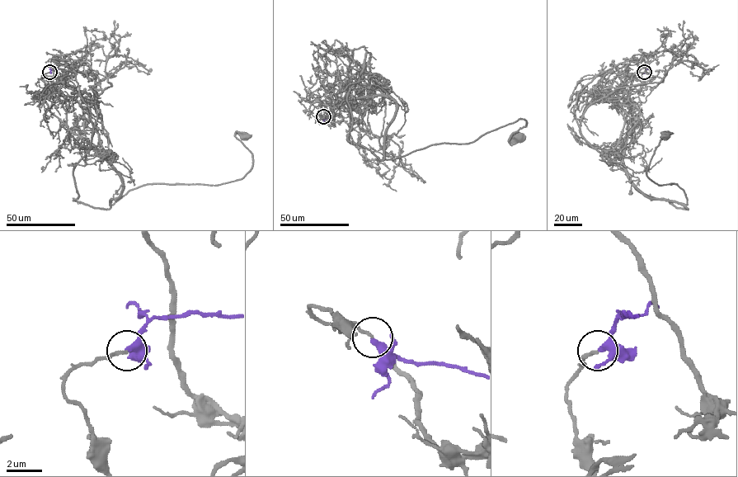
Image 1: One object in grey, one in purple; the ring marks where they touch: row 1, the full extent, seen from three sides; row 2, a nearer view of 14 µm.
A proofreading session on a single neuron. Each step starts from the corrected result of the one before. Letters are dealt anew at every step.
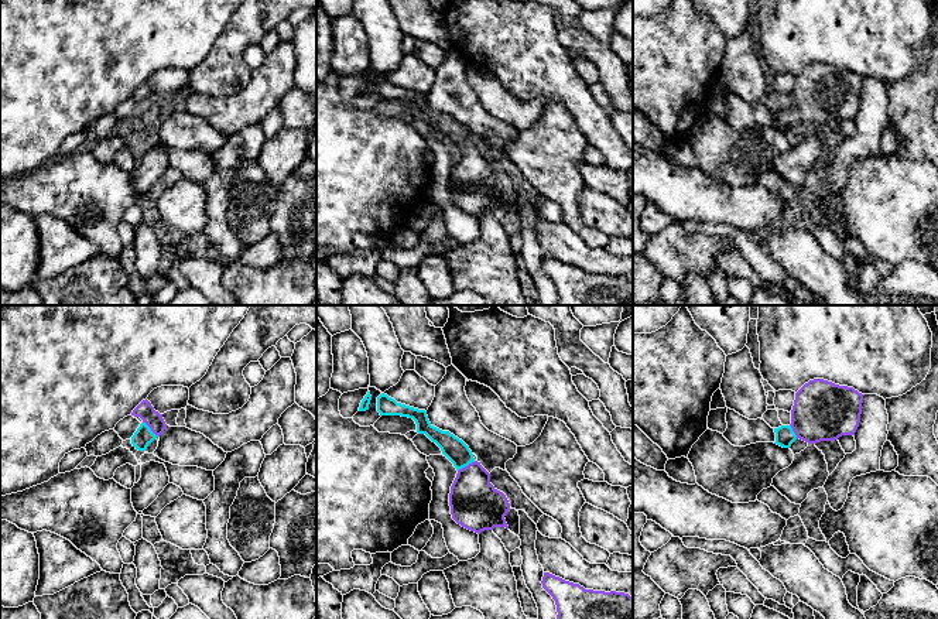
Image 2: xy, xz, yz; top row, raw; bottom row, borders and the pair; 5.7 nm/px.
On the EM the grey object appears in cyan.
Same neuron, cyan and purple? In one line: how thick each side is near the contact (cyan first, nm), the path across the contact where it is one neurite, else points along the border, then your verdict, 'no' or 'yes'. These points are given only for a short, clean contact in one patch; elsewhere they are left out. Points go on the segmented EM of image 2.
100/100 nm | across xy (143, 435), (150, 430), (150, 417), (144, 410) | yes

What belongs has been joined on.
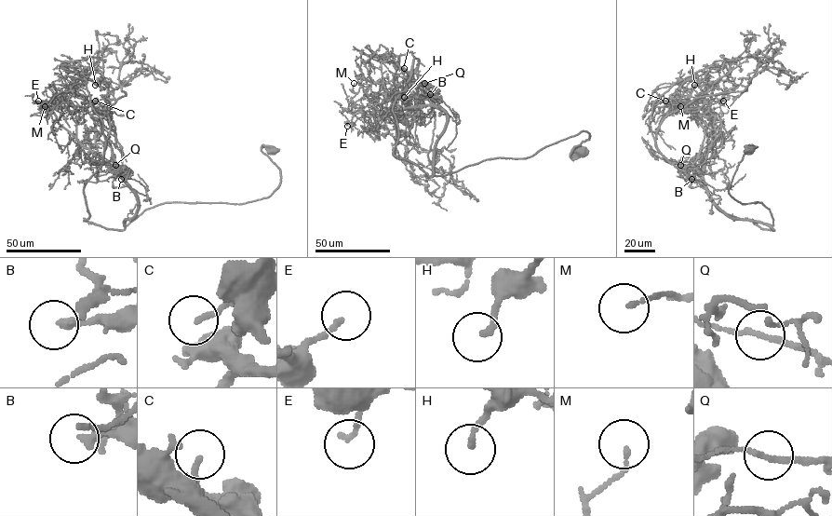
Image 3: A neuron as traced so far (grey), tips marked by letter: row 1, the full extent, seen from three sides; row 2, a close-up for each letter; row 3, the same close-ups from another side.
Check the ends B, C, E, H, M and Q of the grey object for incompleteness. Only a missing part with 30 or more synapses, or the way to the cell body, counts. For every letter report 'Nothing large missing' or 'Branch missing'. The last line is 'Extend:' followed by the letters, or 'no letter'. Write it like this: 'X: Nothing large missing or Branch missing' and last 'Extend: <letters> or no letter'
B: Nothing large missing
C: Nothing large missing
E: Nothing large missing
H: Nothing large missing
M: Nothing large missing
Q: Nothing large missing
Extend: no letter

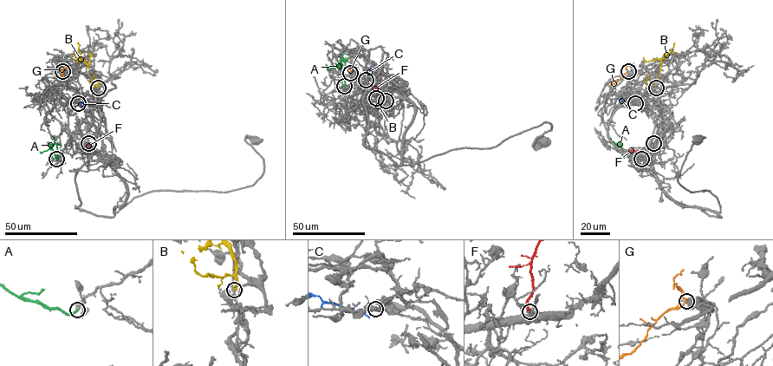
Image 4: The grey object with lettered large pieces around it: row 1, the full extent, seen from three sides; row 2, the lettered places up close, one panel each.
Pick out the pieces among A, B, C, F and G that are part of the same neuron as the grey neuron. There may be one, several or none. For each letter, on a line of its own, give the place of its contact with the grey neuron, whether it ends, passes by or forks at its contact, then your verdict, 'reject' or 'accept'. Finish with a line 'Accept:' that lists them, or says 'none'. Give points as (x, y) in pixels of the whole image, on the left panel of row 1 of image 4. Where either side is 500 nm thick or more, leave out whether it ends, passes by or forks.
A: (56, 159) | it ends | accept
B: (98, 88) | it passes by | reject
C: (78, 103) | it ends | reject
F: (88, 143) | it ends | reject
G: (62, 71) | it passes by | reject
Accept: A

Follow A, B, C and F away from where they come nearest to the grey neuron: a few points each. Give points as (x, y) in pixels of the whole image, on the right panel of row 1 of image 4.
A: (641, 159), (627, 155), (615, 143), (620, 150)
B: (656, 88), (661, 60), (669, 53), (674, 42)
C: (635, 103), (620, 100)
F: (653, 143), (646, 149), (628, 153)

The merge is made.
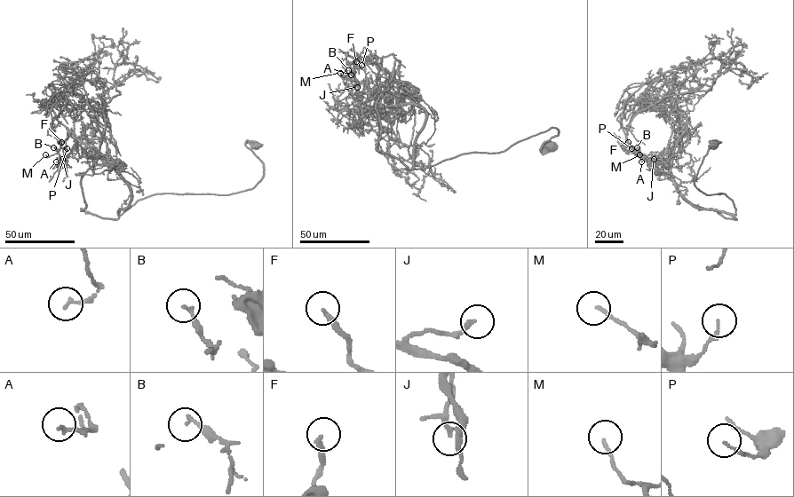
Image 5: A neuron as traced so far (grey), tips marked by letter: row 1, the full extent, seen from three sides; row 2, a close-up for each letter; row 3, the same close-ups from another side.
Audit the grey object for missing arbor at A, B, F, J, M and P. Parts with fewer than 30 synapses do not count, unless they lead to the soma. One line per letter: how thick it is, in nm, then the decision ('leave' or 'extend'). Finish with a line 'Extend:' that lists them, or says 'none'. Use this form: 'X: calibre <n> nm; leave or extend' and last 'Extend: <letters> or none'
A: calibre 160 nm; leave
B: calibre 150 nm; leave
F: calibre 220 nm; leave
J: calibre 200 nm; leave
M: calibre 140 nm; leave
P: calibre 150 nm; leave
Extend: none

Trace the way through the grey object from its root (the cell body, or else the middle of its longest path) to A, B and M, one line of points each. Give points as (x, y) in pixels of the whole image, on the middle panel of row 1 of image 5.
A: (552, 147), (540, 150), (554, 128), (498, 153), (416, 169), (425, 112), (394, 104), (367, 116), (351, 74)
B: (552, 147), (540, 150), (554, 128), (498, 153), (416, 169), (425, 112), (394, 104), (367, 116), (348, 70)
M: (552, 147), (540, 150), (554, 128), (416, 169), (425, 112), (394, 104), (367, 116), (354, 74), (340, 73)

